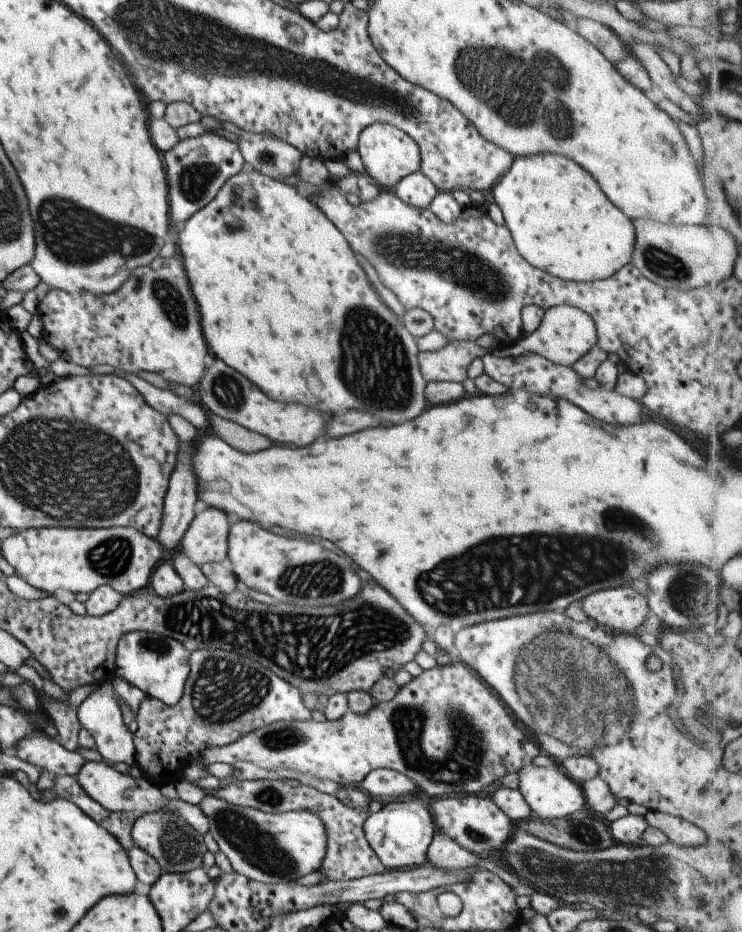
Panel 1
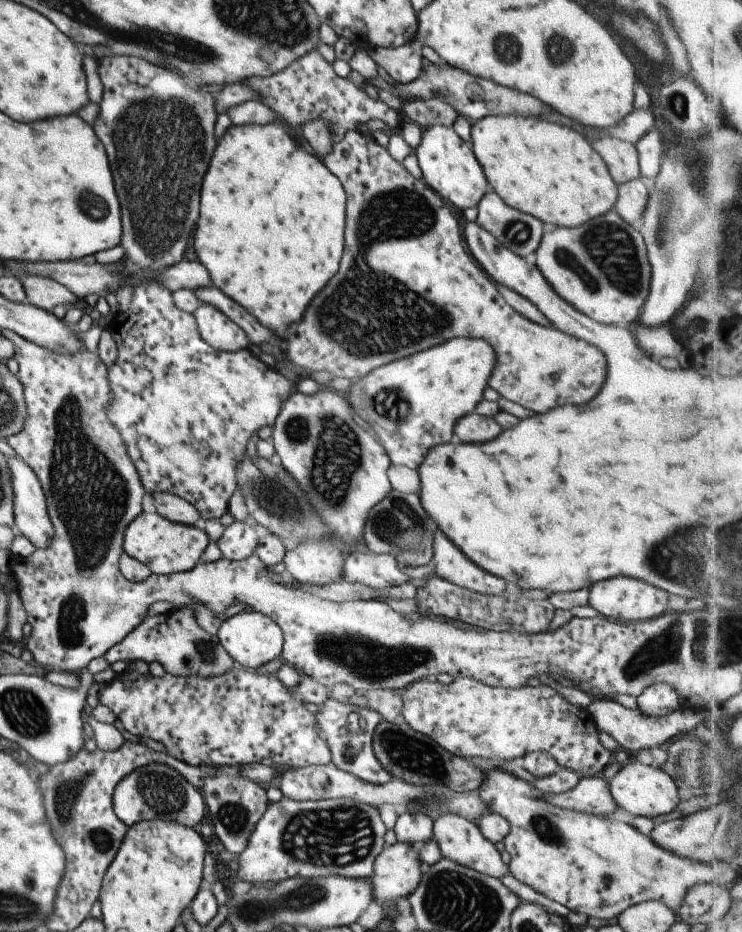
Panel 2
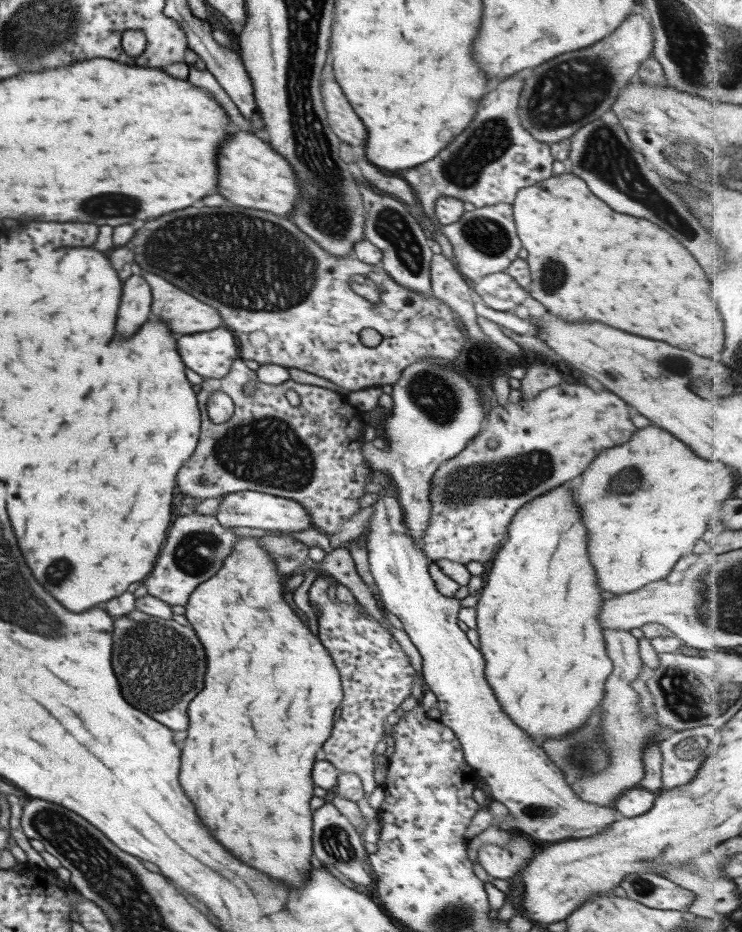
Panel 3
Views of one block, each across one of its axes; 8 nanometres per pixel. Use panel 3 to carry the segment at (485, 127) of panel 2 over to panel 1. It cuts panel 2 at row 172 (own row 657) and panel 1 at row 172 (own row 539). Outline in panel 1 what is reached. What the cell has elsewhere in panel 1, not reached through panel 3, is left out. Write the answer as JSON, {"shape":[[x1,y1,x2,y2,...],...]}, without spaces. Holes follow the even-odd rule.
{"shape":[[541,153,533,154,529,156,514,157,509,170,501,176,493,189,491,190,491,196,493,196,494,203,497,204,504,220,504,225,510,232,510,236,513,240,517,252,521,254,521,258,531,264,531,266,551,274,564,281,577,281,577,282,589,282,597,281,615,273,621,266,630,262,630,258,633,252,633,244,635,244,635,235,632,221,630,221,620,210,617,210,609,199,601,192,600,186,589,176,588,172,585,172,578,164,575,164,573,160,561,156,561,154,553,153]]}

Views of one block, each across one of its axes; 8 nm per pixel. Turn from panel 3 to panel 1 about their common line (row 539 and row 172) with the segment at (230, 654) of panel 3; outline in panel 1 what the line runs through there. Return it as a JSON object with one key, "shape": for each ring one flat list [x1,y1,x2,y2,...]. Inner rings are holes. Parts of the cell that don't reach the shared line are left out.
{"shape":[[245,167,239,173,227,178,221,184,217,194,185,221,183,229,178,232,178,243,175,249,176,254,179,254,183,260,184,269,187,272,189,284,191,284,189,288,197,302,201,330,203,330,209,350,217,358,221,358,229,368,241,372,241,376,245,376,251,384,255,384,271,400,283,403,301,402,301,404,315,408,319,412,363,410,363,412,369,412,371,416,381,418,381,422,385,422,385,424,387,422,399,424,399,422,411,420,411,418,419,416,421,410,425,410,425,404,428,404,423,396,426,382,417,366,419,350,415,338,405,329,400,317,383,303,369,282,367,282,367,300,365,300,365,274,359,268,357,258,353,256,351,248,347,246,347,241,307,196,299,194,296,187,262,175,252,170,251,167]]}

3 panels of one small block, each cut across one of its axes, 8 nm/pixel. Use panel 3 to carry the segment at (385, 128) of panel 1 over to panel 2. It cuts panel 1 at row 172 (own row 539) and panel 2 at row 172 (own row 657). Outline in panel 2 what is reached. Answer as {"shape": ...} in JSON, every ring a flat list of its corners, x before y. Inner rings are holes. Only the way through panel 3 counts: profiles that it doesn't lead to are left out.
{"shape":[[433,125,424,129,421,142,416,147,416,160,422,181,443,200,447,200,447,204,459,210,476,206,489,190,485,174,473,156,470,145,463,142,451,127]]}

